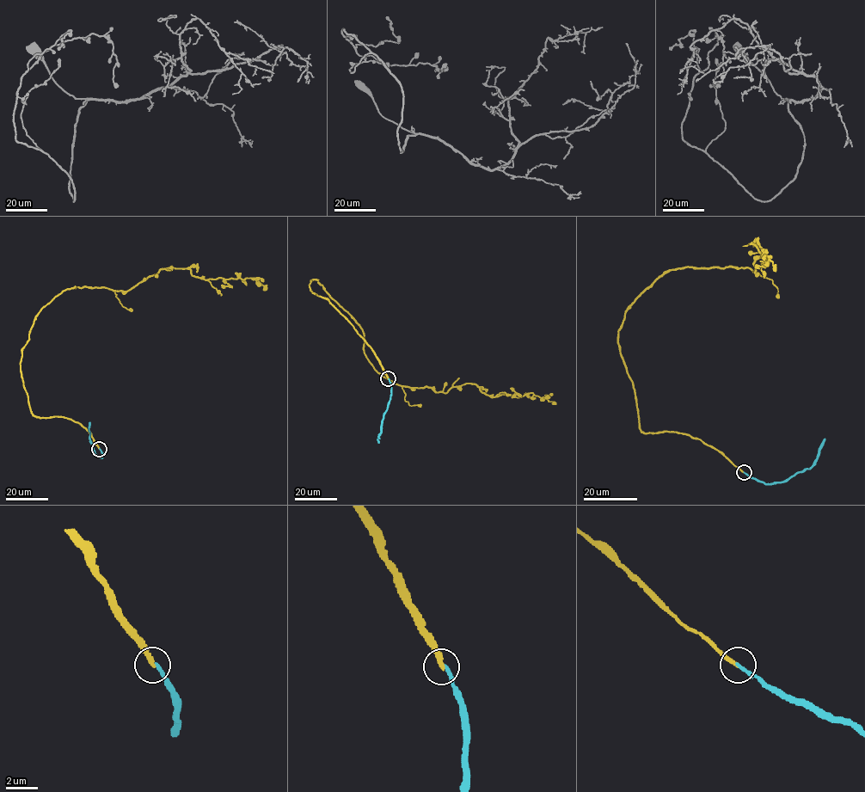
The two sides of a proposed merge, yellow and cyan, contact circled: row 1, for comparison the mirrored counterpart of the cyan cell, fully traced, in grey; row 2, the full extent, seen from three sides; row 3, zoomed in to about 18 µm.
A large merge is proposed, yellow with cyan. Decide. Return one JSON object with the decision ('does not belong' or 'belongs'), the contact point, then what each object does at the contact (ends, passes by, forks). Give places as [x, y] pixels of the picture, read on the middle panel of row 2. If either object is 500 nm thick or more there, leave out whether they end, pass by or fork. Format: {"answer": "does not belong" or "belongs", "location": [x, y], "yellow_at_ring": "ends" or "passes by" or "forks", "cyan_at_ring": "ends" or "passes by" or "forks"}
{"answer": "does not belong", "location": [388, 378], "yellow_at_ring": "ends", "cyan_at_ring": "ends"}

